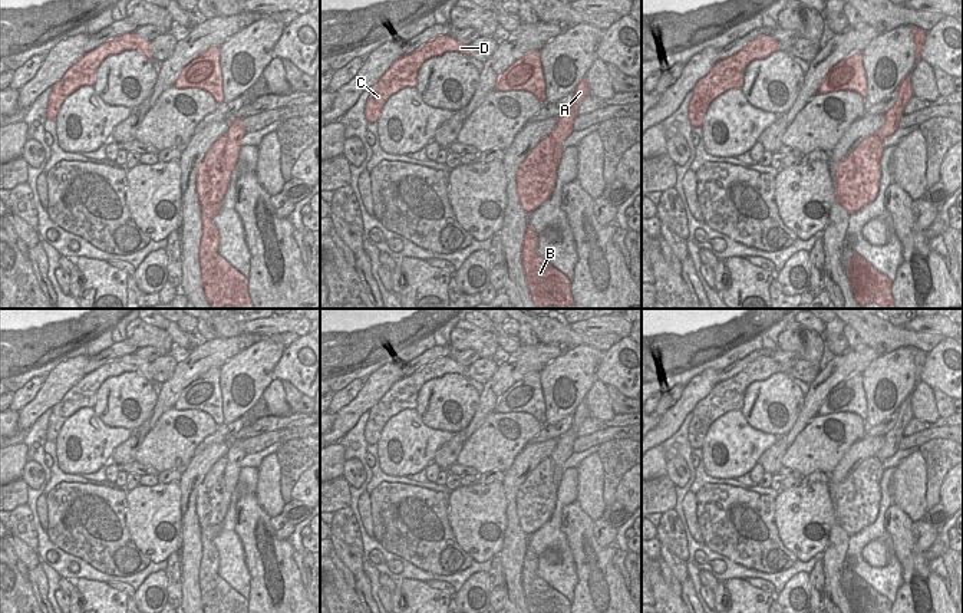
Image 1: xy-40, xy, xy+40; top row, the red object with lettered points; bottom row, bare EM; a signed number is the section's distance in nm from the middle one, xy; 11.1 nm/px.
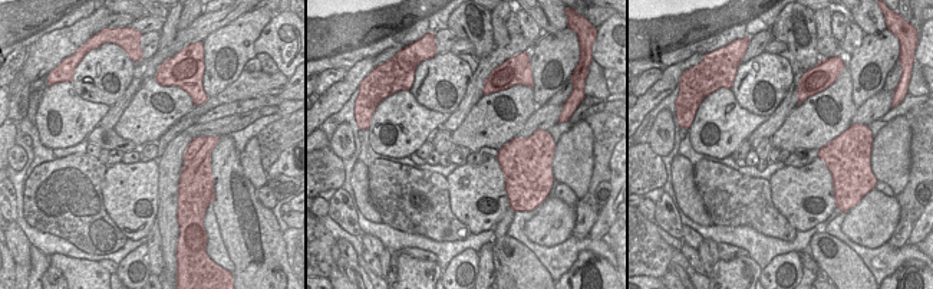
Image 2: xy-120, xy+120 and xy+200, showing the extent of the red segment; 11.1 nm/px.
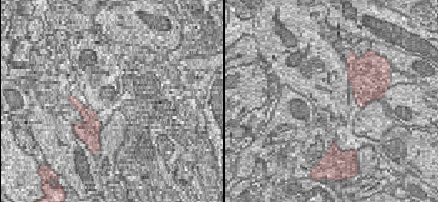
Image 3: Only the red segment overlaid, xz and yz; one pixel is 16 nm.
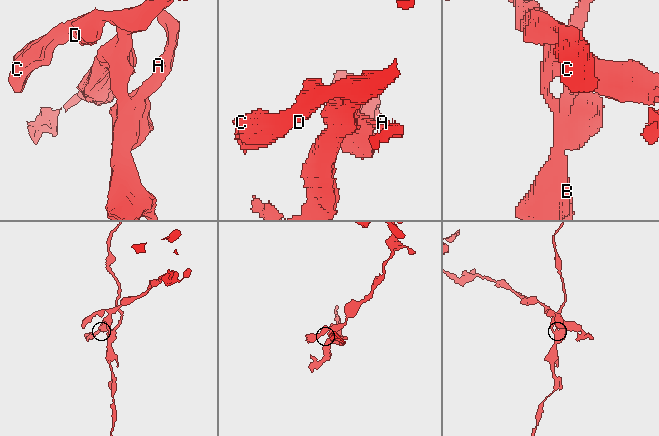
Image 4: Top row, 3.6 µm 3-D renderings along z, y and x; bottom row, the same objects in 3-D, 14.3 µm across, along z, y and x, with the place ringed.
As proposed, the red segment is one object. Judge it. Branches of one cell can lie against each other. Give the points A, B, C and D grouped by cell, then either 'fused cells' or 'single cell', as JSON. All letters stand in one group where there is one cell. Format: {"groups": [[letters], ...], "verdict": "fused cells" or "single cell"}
{"groups": [["A", "B"], ["C", "D"]], "verdict": "fused cells"}

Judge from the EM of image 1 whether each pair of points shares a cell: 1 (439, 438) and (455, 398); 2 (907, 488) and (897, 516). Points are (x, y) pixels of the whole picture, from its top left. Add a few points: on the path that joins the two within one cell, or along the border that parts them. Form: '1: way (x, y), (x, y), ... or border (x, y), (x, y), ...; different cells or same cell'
1: border (415, 409), (428, 427), (447, 429), (452, 434); different cells
2: border (894, 503), (913, 521); different cells

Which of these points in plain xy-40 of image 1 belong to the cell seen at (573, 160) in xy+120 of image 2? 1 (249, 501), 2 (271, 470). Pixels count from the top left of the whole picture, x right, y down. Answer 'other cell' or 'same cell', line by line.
1: other cell
2: same cell

